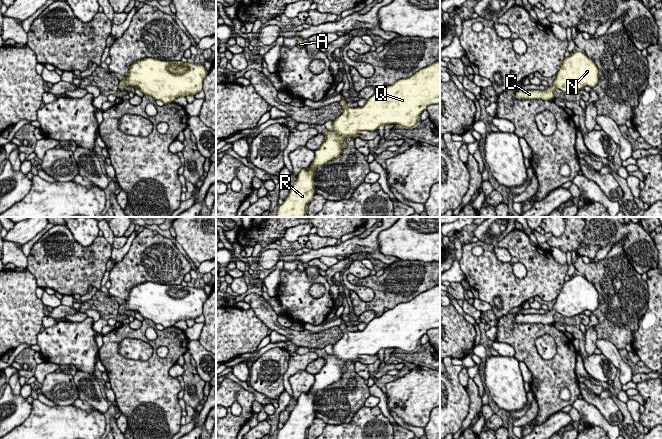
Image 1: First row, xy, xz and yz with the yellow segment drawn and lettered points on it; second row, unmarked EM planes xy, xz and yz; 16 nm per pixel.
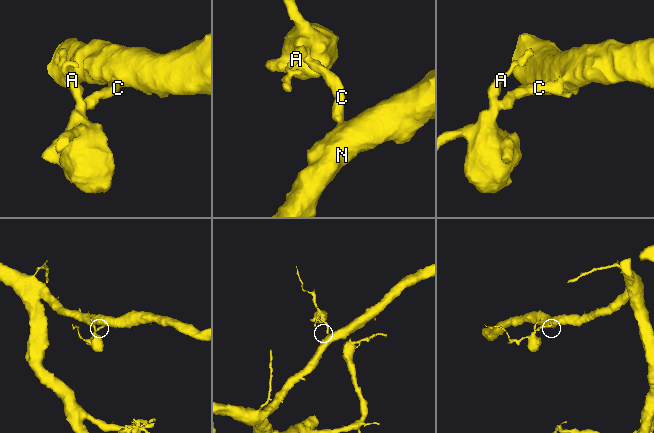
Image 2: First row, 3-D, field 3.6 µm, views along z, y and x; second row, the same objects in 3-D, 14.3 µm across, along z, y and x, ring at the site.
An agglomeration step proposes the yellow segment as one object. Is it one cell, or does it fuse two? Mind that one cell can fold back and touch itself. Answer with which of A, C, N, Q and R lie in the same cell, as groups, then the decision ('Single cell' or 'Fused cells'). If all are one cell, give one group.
Groups: A C N Q R. Single cell

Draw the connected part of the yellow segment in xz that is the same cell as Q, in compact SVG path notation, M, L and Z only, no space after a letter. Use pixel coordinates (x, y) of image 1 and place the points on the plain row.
M435 285L431 289L420 293L411 301L399 303L394 308L385 311L381 316L373 318L362 331L350 332L347 330L347 325L345 323L340 324L339 327L343 331L342 338L332 346L332 354L324 353L322 355L321 358L325 360L325 365L321 368L319 373L314 375L315 381L310 391L307 393L302 393L298 398L293 410L290 412L288 420L284 423L284 426L279 429L277 439L306 439L306 432L316 418L316 413L314 410L314 399L316 393L342 378L343 373L347 371L345 364L348 360L356 363L361 355L377 355L379 350L387 348L395 348L401 350L402 352L409 353L417 347L420 342L420 338L426 334L429 329L439 328L440 285Z

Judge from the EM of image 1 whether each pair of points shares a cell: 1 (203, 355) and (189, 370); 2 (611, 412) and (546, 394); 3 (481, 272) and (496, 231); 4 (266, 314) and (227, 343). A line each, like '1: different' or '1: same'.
1: different
2: different
3: different
4: different

